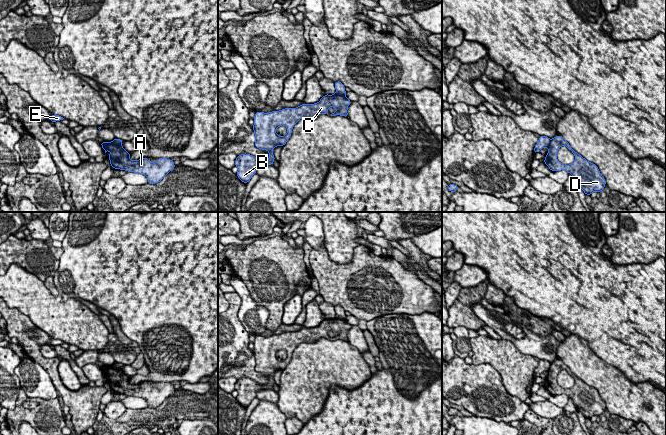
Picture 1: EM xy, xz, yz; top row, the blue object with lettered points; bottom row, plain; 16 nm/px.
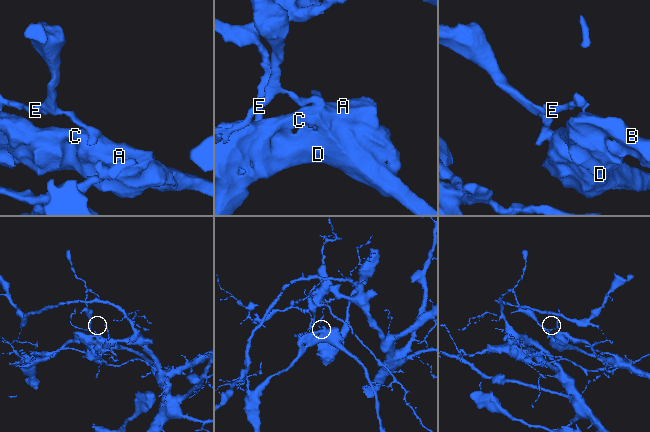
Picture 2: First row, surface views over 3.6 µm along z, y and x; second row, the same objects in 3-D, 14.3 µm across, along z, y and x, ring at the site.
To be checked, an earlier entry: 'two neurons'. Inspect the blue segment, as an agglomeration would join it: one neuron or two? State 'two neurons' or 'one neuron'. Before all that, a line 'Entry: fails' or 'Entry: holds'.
Entry: holds
two neurons

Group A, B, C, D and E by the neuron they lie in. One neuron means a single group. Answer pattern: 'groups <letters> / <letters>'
groups A B C D / E

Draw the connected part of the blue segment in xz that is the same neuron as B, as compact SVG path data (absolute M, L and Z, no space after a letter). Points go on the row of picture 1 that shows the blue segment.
M244 153L237 156L235 166L238 168L237 177L247 184L261 164L253 155Z

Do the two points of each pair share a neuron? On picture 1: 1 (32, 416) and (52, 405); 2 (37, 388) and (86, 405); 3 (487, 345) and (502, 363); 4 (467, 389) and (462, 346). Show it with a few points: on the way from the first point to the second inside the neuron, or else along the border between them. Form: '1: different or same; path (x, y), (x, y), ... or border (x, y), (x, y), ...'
1: same; path (37, 416), (47, 407)
2: different; border (46, 370), (53, 386), (58, 391)
3: same; path (491, 349), (501, 359)
4: different; border (455, 354), (463, 359)

